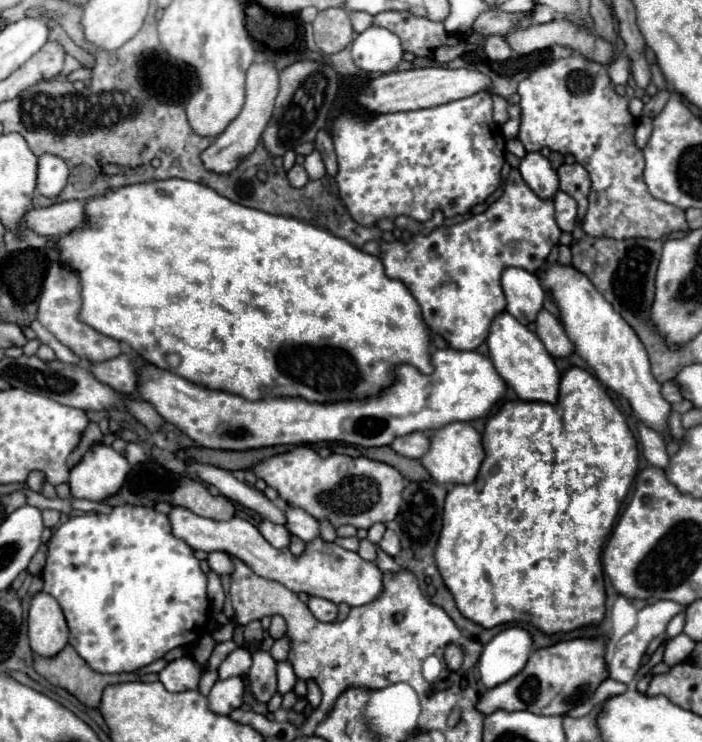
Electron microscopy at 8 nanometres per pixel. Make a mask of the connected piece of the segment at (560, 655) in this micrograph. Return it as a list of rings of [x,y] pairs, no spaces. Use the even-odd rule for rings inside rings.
[[[572,638],[562,640],[558,644],[552,644],[548,648],[536,650],[526,668],[514,676],[514,680],[508,680],[506,684],[500,684],[498,688],[486,690],[478,700],[478,710],[484,714],[496,712],[496,710],[528,710],[534,714],[550,714],[550,716],[562,716],[568,714],[572,708],[576,708],[576,702],[580,704],[584,696],[592,696],[596,688],[608,678],[606,662],[606,638]]]

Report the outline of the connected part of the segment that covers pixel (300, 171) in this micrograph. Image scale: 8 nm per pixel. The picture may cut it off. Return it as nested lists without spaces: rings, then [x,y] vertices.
[[[294,164],[292,170],[288,172],[288,180],[290,180],[290,184],[292,184],[294,188],[302,188],[302,186],[308,182],[308,174],[306,174],[304,166],[302,166],[302,164]]]

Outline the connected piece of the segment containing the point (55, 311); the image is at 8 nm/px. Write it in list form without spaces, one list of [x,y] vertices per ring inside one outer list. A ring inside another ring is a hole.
[[[52,262],[46,282],[44,282],[44,290],[40,296],[40,304],[38,304],[38,320],[62,342],[66,344],[72,352],[78,352],[78,356],[82,360],[90,360],[90,362],[104,362],[110,358],[120,356],[120,342],[104,336],[100,332],[96,332],[94,328],[90,328],[88,324],[78,320],[78,312],[80,312],[80,284],[78,278],[74,276],[74,272],[70,272],[66,266]]]

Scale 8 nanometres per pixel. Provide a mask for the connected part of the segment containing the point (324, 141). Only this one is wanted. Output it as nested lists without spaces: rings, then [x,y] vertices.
[[[320,130],[320,132],[316,134],[314,146],[316,146],[316,150],[322,154],[322,158],[324,158],[326,172],[328,172],[330,176],[336,176],[336,172],[338,172],[338,164],[336,164],[336,156],[334,156],[334,146],[332,146],[332,138],[330,138],[330,134],[328,134],[326,130]]]

